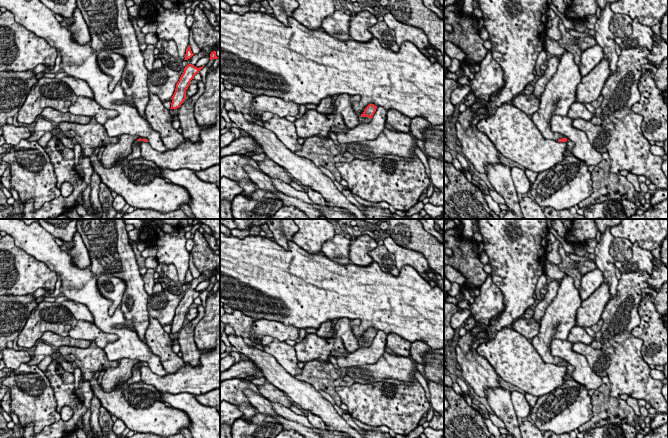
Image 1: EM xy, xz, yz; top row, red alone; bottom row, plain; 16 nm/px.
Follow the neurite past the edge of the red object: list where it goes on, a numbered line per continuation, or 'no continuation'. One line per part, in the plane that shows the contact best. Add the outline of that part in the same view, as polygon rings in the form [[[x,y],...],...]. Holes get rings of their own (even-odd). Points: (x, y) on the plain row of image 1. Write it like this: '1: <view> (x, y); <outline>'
1: xy (136, 375); [[[143,364],[141,365],[135,365],[132,369],[132,376],[130,377],[130,379],[127,381],[128,384],[132,384],[132,383],[136,383],[139,382],[141,380],[141,373],[140,373],[140,367],[143,366]]]

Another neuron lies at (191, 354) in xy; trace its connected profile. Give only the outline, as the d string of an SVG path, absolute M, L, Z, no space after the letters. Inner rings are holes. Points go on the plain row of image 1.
M201 305L197 306L198 316L186 321L178 334L178 342L180 345L180 352L182 353L183 361L191 366L198 366L200 364L200 351L194 341L194 330L199 321L204 317L205 308Z

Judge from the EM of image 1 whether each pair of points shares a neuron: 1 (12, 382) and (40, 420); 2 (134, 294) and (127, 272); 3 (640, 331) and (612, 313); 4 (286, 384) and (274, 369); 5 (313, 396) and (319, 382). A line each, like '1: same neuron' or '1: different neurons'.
1: same neuron
2: same neuron
3: different neurons
4: same neuron
5: different neurons

